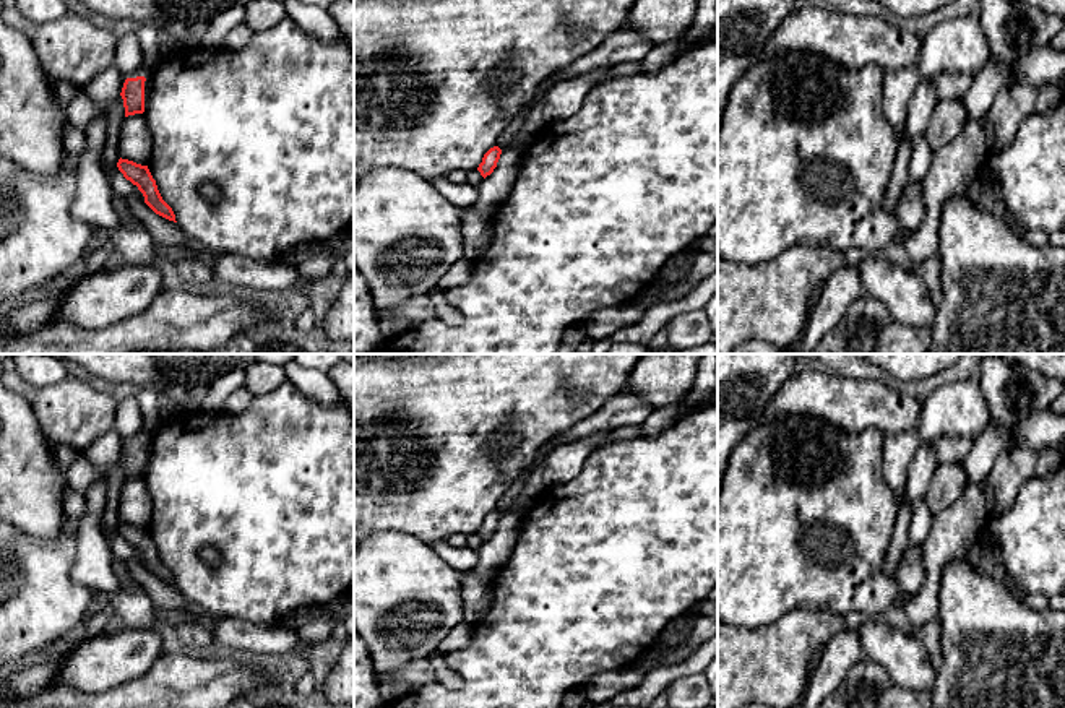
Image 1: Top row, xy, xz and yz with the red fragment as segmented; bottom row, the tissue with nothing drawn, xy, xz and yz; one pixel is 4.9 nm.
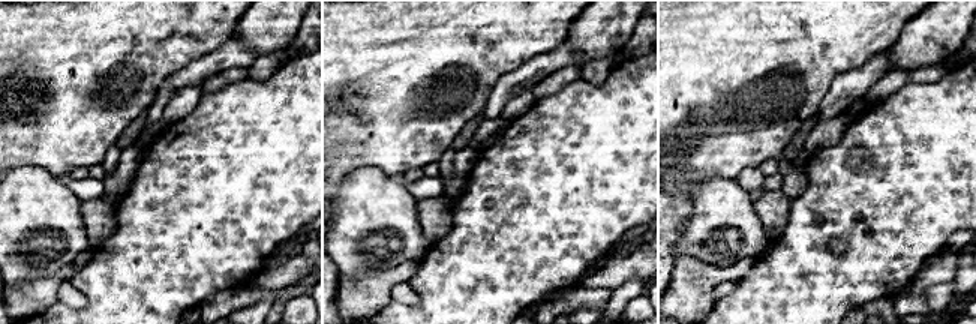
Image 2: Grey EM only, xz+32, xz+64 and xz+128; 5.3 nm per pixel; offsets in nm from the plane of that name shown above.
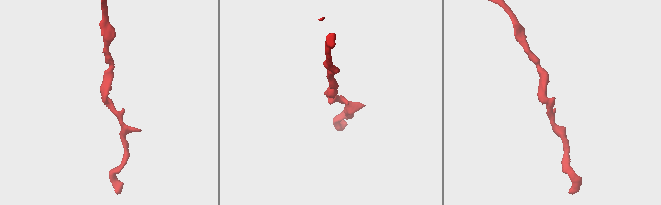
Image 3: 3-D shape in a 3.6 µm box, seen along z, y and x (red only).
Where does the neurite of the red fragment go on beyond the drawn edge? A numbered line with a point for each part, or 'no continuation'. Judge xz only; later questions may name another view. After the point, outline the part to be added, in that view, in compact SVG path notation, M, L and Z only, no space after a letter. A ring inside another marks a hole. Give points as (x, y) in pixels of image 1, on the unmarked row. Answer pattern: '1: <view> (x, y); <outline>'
no continuation

